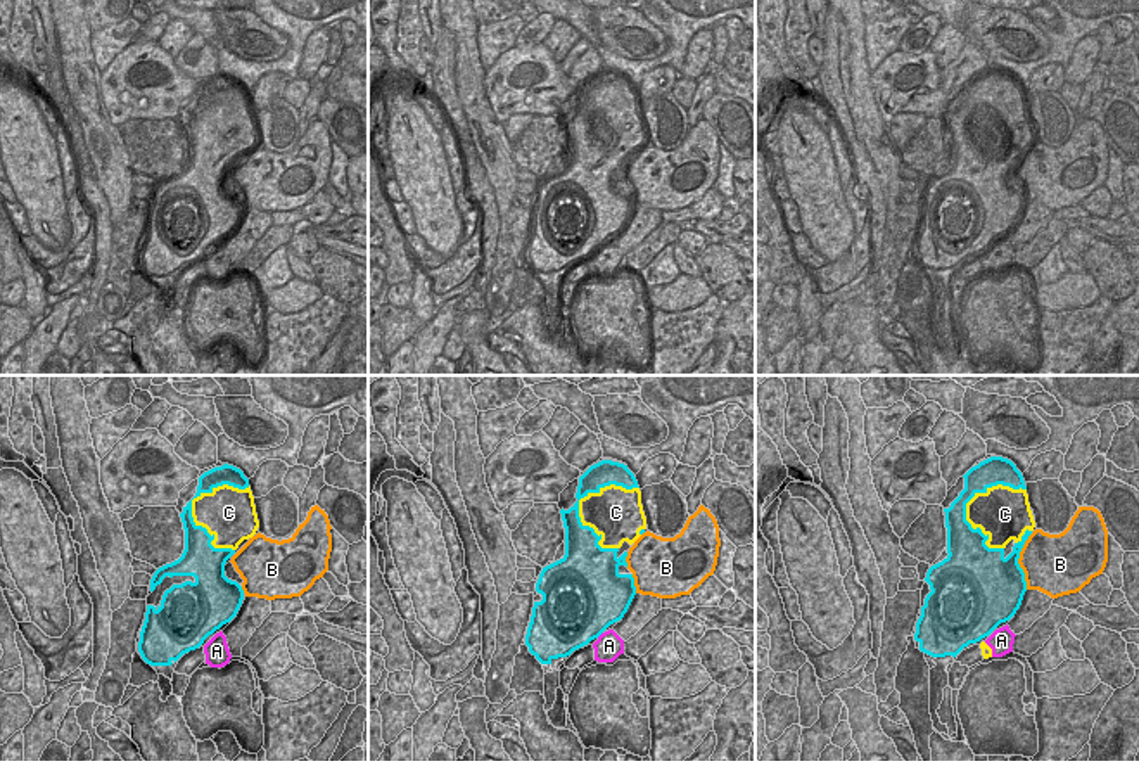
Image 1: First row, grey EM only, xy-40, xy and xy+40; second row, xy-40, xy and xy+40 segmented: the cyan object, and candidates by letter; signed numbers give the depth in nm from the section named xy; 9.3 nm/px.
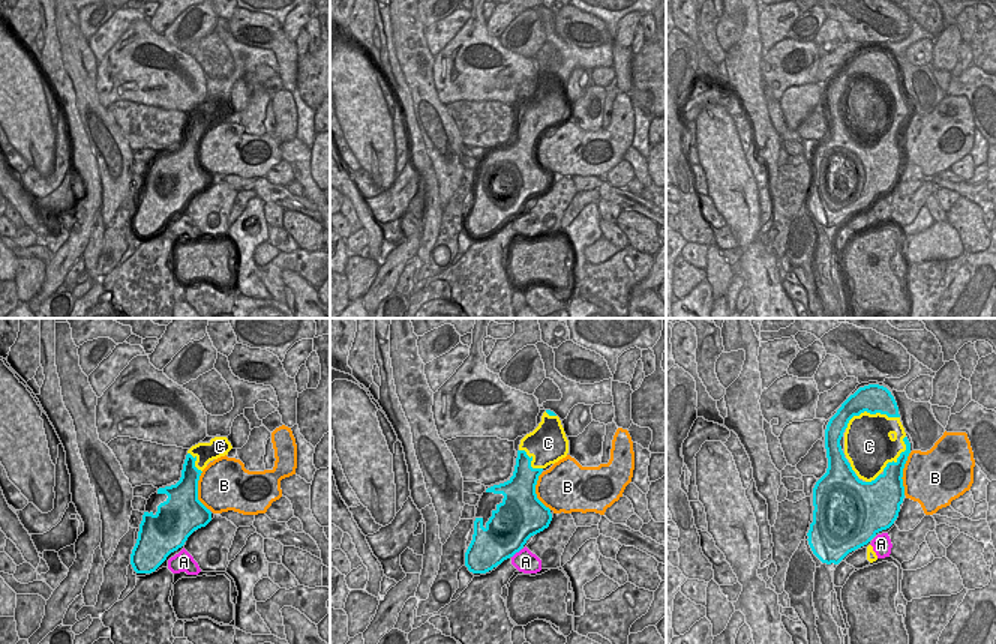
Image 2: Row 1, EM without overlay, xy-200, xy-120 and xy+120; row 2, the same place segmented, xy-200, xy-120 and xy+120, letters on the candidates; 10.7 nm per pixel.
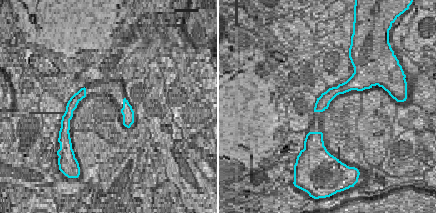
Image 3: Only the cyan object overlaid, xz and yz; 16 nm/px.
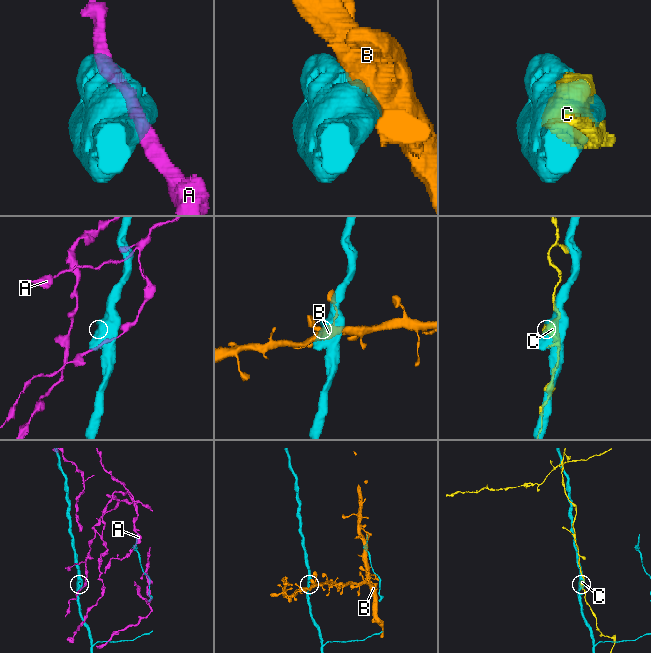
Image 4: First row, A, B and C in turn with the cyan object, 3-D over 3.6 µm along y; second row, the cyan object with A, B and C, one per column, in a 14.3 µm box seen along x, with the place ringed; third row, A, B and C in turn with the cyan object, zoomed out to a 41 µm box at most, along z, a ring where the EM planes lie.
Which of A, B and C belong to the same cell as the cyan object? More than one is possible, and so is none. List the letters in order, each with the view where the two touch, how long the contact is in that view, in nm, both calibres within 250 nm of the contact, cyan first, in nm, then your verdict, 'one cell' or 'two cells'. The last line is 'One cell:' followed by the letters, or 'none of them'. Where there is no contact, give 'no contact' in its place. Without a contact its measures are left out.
A: meets cyan in xy; contact 80 nm long; 500 nm thick on the cyan side, 260 nm on the other; two cells
B: meets cyan in xy+40; contact 550 nm long; 460 nm thick on the cyan side, 420 nm on the other; two cells
C: meets cyan in xy-40; contact 650 nm long; 170 nm thick on the cyan side, 360 nm on the other; two cells
One cell: none of them

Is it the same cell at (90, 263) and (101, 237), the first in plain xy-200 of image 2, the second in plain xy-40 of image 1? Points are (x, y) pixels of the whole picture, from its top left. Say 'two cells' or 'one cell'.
one cell

